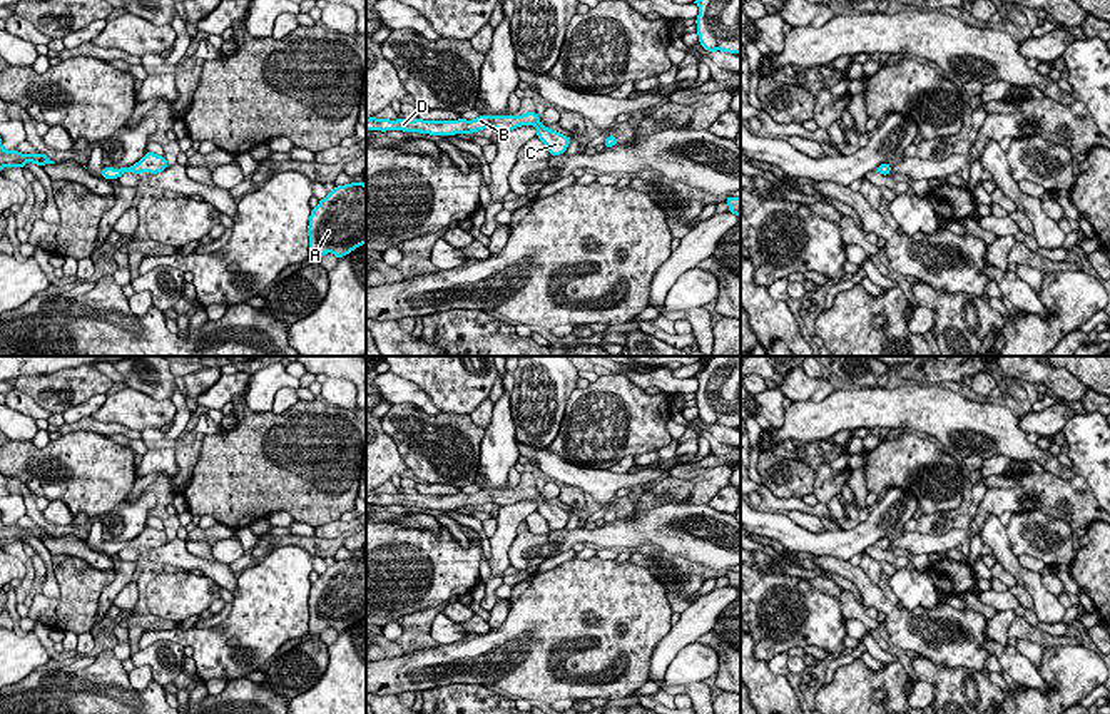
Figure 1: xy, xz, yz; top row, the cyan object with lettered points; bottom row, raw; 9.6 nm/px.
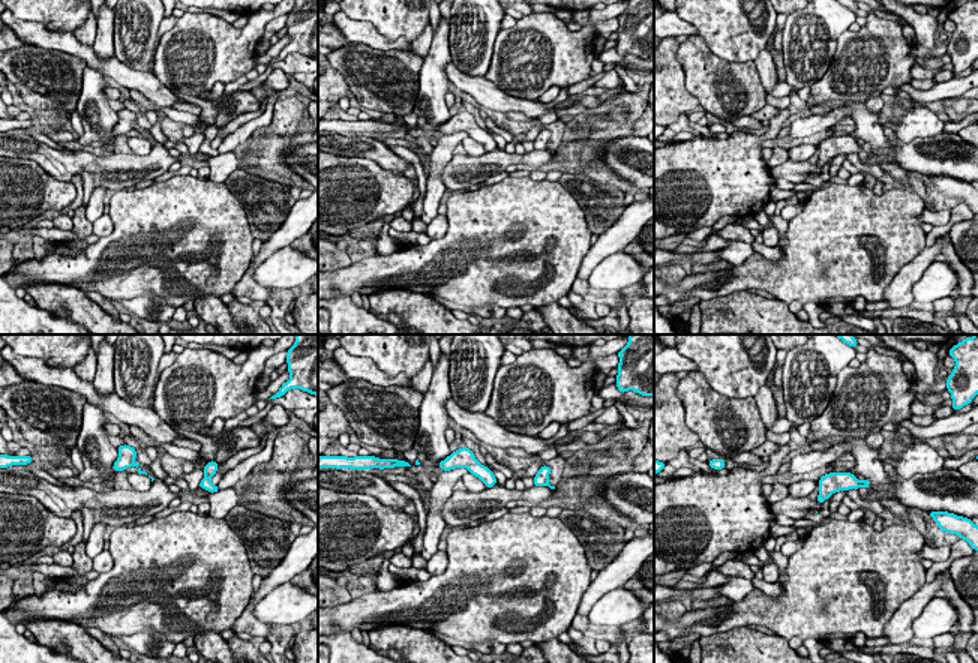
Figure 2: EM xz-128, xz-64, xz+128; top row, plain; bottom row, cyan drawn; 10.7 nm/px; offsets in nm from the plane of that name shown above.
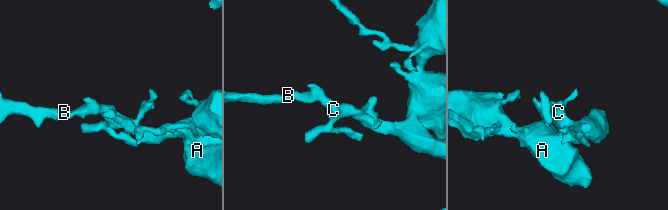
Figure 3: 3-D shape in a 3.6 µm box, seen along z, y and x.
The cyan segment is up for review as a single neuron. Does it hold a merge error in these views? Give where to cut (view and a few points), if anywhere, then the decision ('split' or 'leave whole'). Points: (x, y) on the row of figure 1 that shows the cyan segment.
no cut; leave whole

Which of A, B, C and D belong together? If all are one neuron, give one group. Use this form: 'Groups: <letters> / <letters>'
Groups: A B C D

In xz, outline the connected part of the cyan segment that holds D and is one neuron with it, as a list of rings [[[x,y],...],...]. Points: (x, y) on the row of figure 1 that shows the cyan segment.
[[[527,112],[522,115],[480,115],[476,119],[466,120],[423,120],[423,119],[366,119],[366,130],[403,130],[403,132],[420,132],[430,135],[455,135],[455,134],[471,134],[483,129],[496,129],[500,132],[513,130],[522,125],[535,125],[537,137],[548,147],[550,156],[560,156],[567,152],[572,137],[567,137],[550,127],[545,127],[540,122],[540,115],[537,112]]]

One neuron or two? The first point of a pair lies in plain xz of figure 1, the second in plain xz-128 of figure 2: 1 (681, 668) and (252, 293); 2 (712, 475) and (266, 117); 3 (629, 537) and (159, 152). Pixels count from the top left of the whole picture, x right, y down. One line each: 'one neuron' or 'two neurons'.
1: two neurons
2: two neurons
3: one neuron

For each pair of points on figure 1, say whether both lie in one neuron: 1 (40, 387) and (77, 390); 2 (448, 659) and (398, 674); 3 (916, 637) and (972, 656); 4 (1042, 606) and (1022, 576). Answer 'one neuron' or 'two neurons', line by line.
1: one neuron
2: one neuron
3: one neuron
4: one neuron

